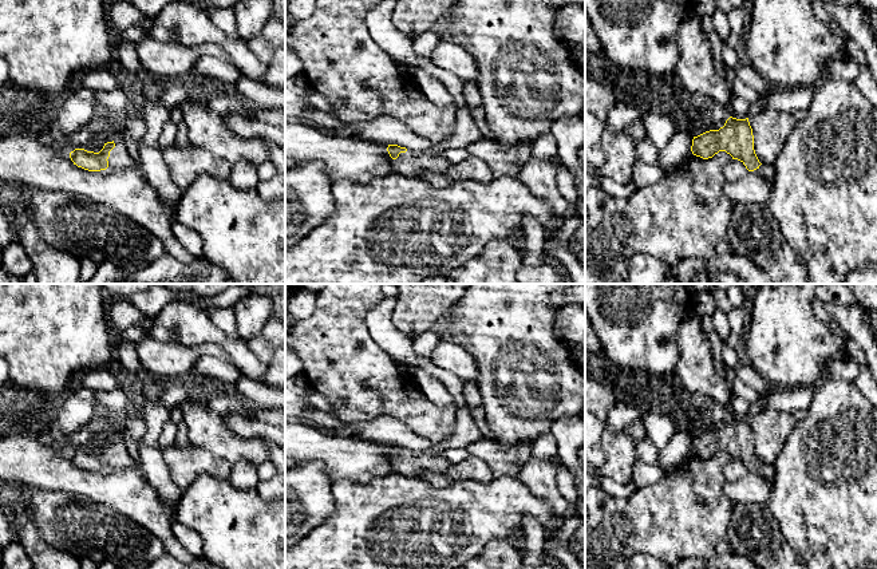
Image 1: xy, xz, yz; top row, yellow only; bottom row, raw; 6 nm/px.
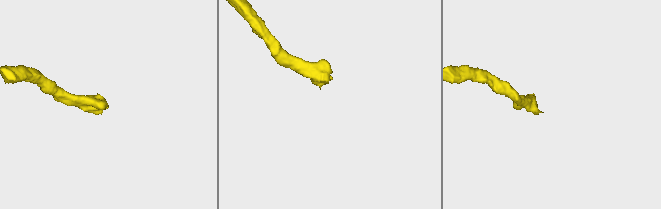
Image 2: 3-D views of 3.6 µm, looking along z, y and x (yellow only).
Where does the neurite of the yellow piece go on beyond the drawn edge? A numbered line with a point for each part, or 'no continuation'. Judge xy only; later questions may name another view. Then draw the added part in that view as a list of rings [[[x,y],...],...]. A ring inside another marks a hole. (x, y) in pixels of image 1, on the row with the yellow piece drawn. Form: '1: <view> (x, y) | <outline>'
1: xy (119, 159) | [[[114,139],[115,147],[110,151],[108,167],[100,170],[100,174],[112,174],[119,170],[134,170],[141,169],[138,162],[134,162],[130,154],[127,153],[127,145],[123,139]]]

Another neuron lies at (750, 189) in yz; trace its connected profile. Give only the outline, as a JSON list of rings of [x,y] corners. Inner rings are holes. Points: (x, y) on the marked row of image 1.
[[[747,171],[744,177],[724,183],[724,194],[734,204],[766,205],[773,183],[761,175]]]

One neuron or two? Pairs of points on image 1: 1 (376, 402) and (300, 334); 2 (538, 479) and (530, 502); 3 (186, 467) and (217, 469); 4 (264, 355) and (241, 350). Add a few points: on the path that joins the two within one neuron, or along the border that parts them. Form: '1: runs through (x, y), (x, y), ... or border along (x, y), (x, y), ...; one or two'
1: runs through (359, 384), (320, 346); one
2: border along (517, 478), (545, 501), (552, 520); two
3: runs through (194, 467), (209, 467); one
4: border along (245, 339), (251, 351), (268, 364); two

